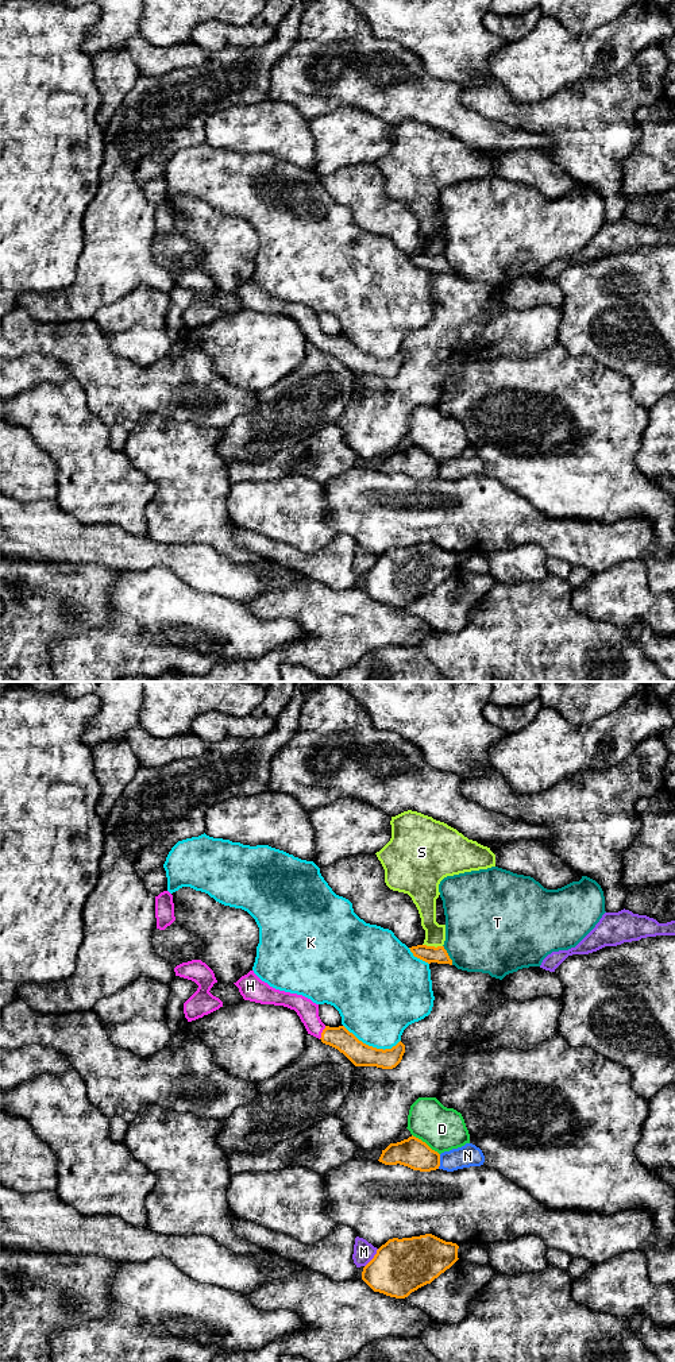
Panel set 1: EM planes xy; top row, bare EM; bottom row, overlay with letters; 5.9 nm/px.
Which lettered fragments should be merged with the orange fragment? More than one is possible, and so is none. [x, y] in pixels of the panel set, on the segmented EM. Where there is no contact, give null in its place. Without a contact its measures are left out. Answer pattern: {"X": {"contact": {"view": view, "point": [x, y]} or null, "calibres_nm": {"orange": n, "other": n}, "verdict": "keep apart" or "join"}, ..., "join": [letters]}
{"D": {"contact": {"view": "xy", "point": [424, 1142]}, "calibres_nm": {"orange": 180, "other": 260}, "verdict": "keep apart"}, "H": {"contact": {"view": "xy", "point": [321, 1033]}, "calibres_nm": {"orange": 140, "other": 130}, "verdict": "join"}, "K": {"contact": {"view": "xy", "point": [371, 1046]}, "calibres_nm": {"orange": 140, "other": 440}, "verdict": "keep apart"}, "M": {"contact": {"view": "xy", "point": [373, 1258]}, "calibres_nm": {"orange": 320, "other": 130}, "verdict": "keep apart"}, "N": {"contact": {"view": "xy", "point": [439, 1161]}, "calibres_nm": {"orange": 180, "other": 130}, "verdict": "keep apart"}, "S": {"contact": {"view": "xy", "point": [432, 946]}, "calibres_nm": {"orange": 100, "other": 130}, "verdict": "keep apart"}, "T": {"contact": {"view": "xy", "point": [447, 955]}, "calibres_nm": {"orange": 100, "other": 440}, "verdict": "keep apart"}, "join": ["H"]}

